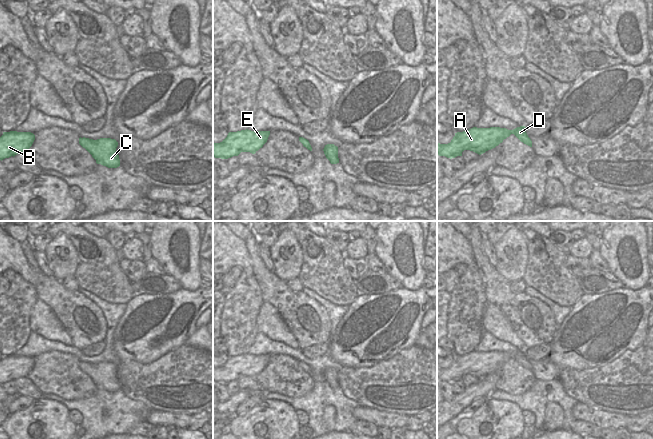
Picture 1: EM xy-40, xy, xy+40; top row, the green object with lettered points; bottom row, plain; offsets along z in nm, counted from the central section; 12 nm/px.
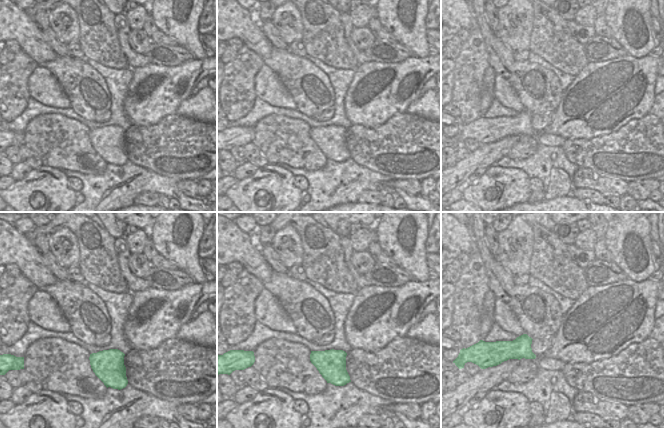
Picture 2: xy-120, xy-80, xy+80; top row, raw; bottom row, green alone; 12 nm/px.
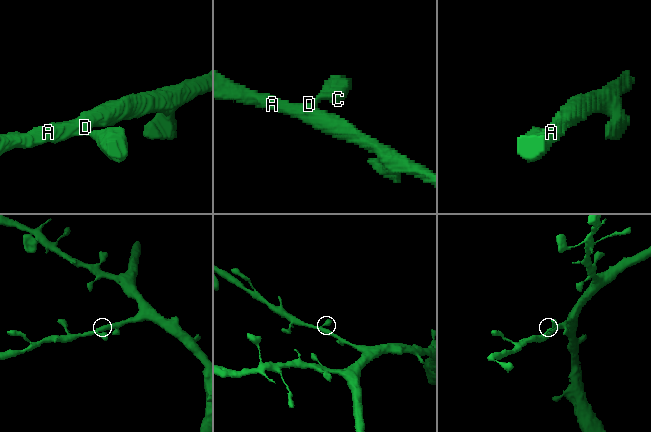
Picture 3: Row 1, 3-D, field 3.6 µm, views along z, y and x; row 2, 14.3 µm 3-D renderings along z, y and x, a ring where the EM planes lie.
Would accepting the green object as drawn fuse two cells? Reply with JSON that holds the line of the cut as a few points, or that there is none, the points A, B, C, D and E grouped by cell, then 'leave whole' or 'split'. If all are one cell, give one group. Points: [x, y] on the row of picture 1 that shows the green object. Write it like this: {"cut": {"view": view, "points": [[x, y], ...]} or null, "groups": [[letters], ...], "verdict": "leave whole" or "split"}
{"cut": null, "groups": [["A", "B", "C", "D", "E"]], "verdict": "leave whole"}

